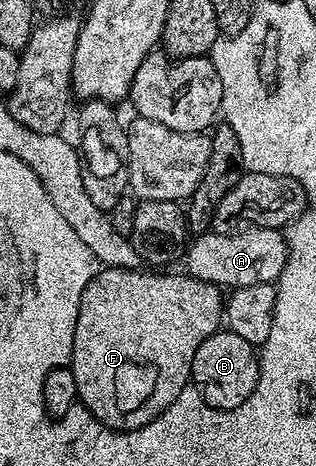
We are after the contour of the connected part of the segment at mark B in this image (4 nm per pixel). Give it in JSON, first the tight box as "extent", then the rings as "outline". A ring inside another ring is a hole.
{"extent":[191,329,260,411],"outline":[[[219,329],[214,335],[207,337],[207,341],[203,341],[203,345],[199,345],[199,349],[195,349],[195,357],[191,361],[193,370],[191,379],[197,390],[201,392],[205,402],[220,411],[230,411],[243,405],[243,401],[247,401],[247,397],[251,397],[251,393],[259,381],[260,368],[258,352],[251,344],[243,341],[243,337],[239,337],[239,333]]]}

